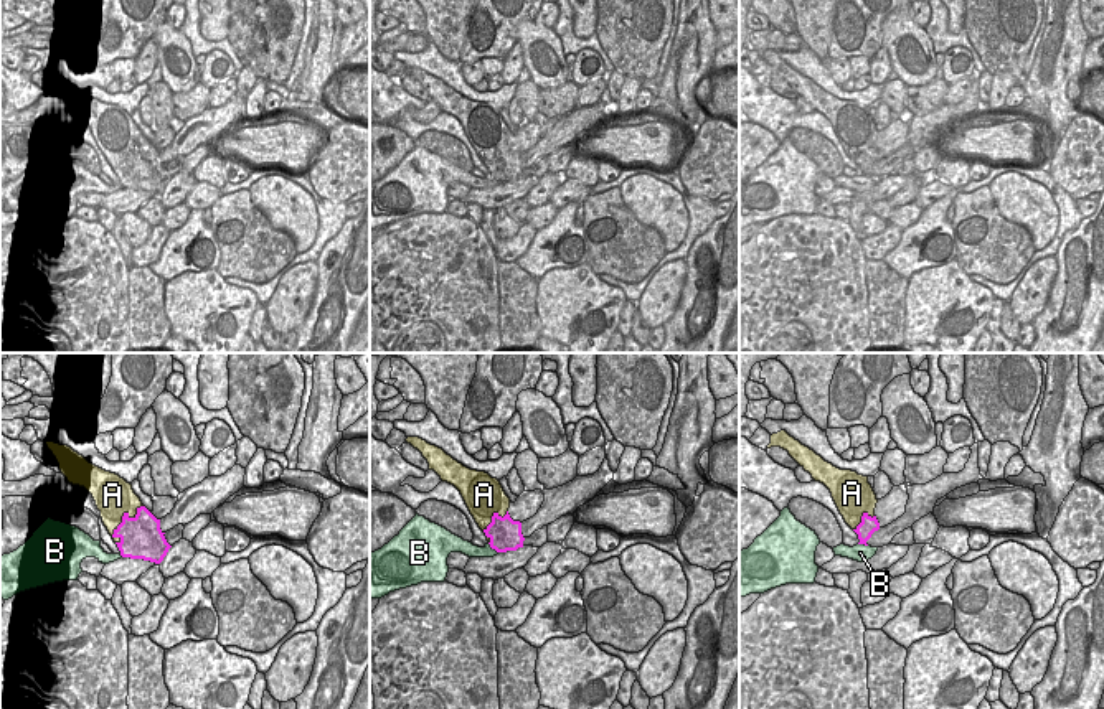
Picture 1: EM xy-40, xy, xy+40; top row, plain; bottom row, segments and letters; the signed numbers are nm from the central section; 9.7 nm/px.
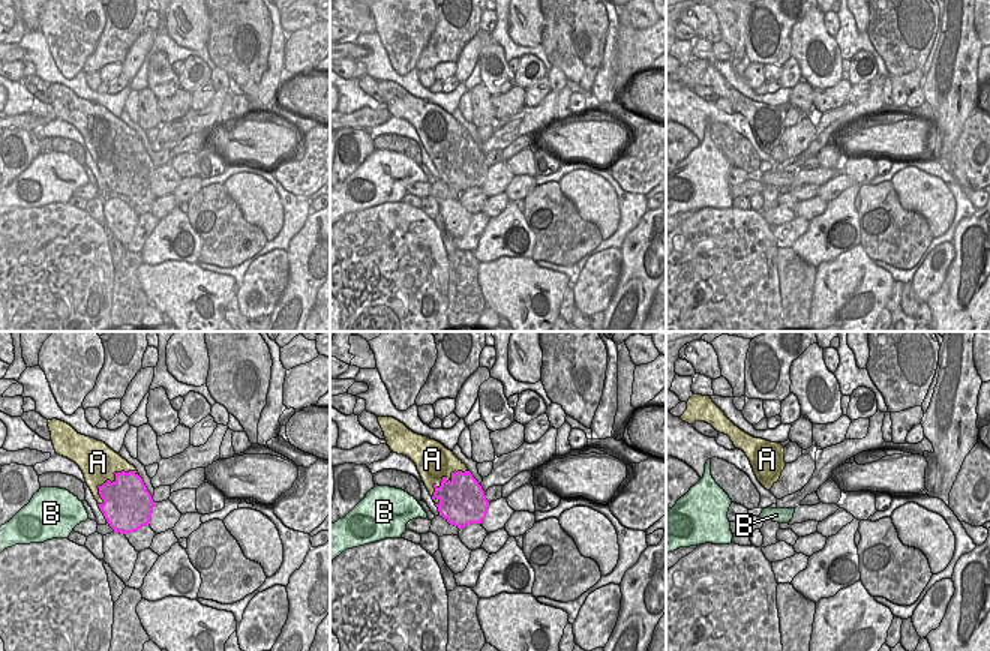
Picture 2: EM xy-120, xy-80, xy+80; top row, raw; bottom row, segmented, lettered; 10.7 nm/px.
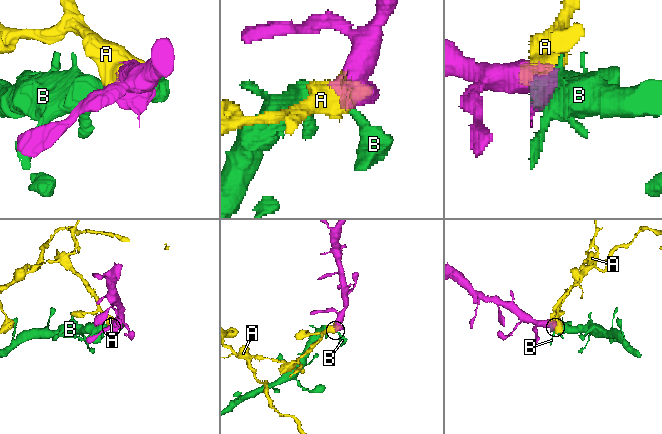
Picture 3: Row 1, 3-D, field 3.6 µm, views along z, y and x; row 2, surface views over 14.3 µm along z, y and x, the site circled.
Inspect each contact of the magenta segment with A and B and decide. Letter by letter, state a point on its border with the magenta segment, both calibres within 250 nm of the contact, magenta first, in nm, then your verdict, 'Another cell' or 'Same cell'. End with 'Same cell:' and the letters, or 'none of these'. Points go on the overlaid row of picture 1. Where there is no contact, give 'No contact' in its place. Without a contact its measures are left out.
A: Touches magenta at xy-40 (122, 520). Thickness 420 nm (magenta) against 380 nm. Another cell
B: Touches magenta at xy (492, 548). Thickness 320 nm (magenta) against 130 nm. Same cell
Same cell: B

